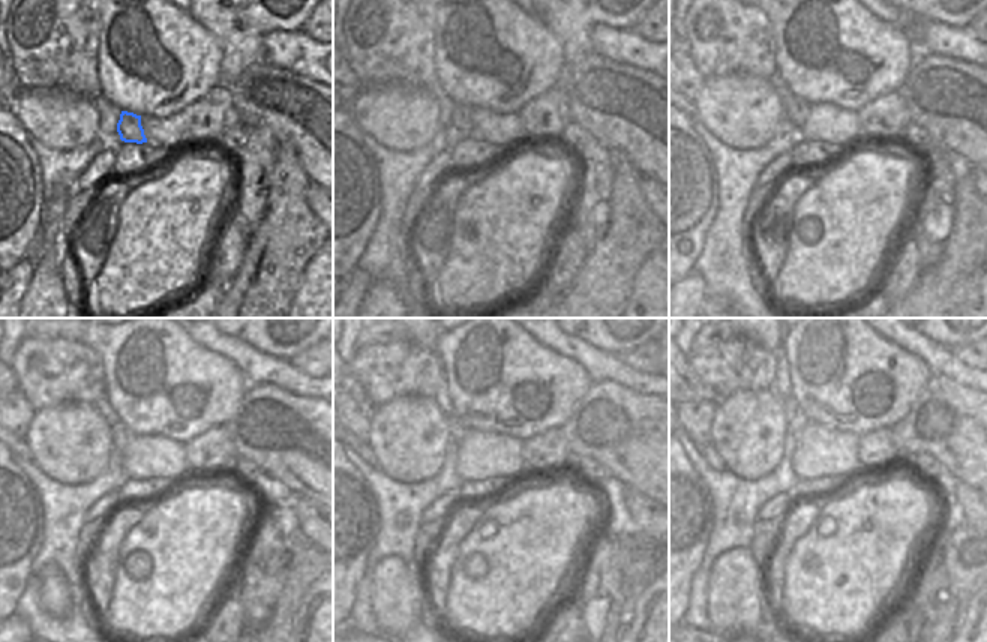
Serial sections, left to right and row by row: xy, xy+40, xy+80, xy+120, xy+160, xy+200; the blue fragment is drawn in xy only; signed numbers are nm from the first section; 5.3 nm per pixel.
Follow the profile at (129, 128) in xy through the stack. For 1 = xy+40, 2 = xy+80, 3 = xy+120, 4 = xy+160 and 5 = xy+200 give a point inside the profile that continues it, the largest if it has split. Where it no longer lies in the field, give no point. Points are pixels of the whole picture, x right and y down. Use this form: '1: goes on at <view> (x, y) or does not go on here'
1: goes on at xy+40 (461, 119)
2: goes on at xy+80 (797, 110)
3: goes on at xy+120 (120, 435)
4: goes on at xy+160 (456, 431)
5: goes on at xy+200 (795, 419)

